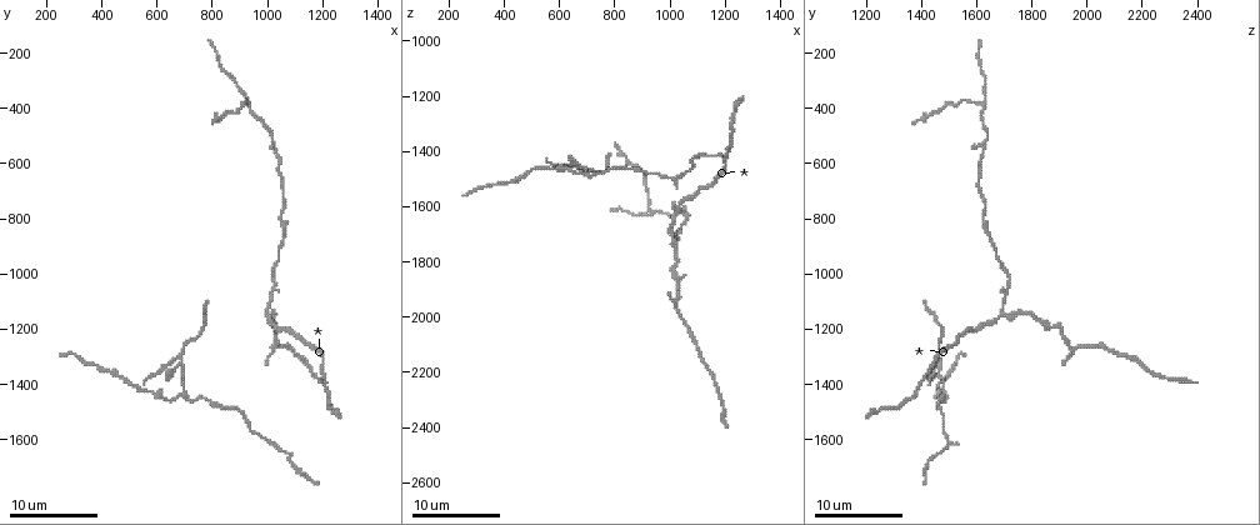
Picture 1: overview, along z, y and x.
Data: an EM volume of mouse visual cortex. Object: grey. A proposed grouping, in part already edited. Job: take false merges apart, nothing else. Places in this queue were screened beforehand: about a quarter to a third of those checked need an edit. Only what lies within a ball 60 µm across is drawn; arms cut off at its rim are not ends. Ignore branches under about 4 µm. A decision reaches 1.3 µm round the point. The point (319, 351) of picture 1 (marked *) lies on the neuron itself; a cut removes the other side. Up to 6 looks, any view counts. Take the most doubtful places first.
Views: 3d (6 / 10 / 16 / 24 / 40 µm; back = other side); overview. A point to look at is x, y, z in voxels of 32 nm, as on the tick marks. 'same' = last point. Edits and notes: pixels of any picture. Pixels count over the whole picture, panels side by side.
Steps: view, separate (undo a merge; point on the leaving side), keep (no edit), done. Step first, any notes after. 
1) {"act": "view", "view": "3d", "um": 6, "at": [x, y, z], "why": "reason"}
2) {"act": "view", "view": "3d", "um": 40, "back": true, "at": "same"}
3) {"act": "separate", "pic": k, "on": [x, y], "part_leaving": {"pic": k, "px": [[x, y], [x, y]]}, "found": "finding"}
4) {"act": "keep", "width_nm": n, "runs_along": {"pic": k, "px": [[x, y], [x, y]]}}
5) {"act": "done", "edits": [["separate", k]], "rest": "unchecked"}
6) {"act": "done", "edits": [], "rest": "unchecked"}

{"act": "view", "view": "3d", "um": 10, "at": [690, 1440, 1480], "why": "three-way junction"}

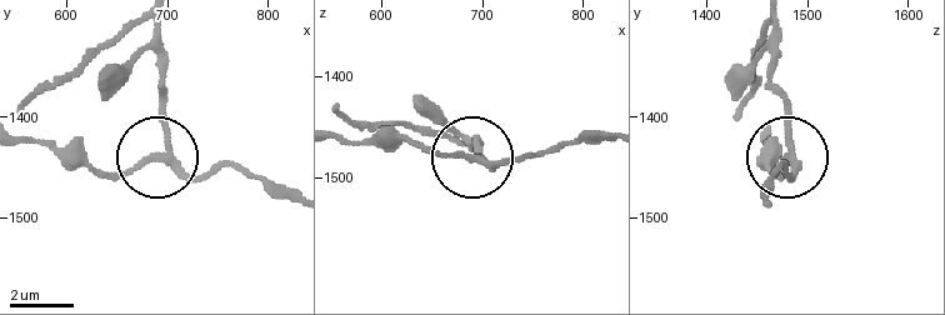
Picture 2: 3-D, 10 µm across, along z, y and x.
{"act": "separate", "pic": 2, "on": [159, 109], "arms": 3, "part_leaving": {"pic": 2, "px": [[173, 149], [158, 70], [158, 21]]}, "found": "a second neuron is stuck on"}

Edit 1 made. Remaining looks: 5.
{"act": "view", "view": "overview"}

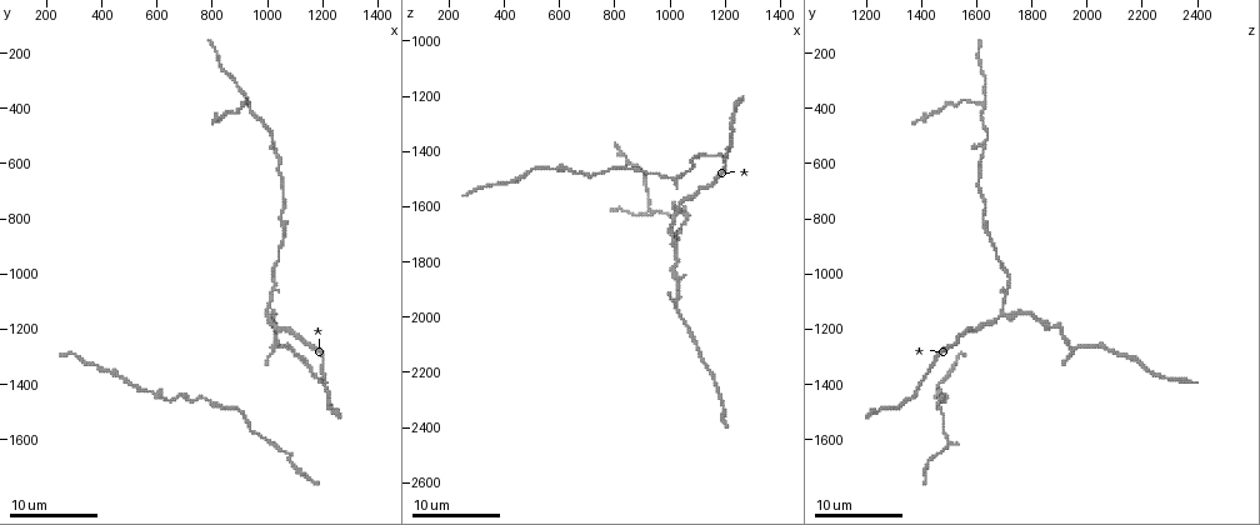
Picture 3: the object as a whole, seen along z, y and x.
{"act": "view", "view": "3d", "um": 10, "at": [990, 1150, 1690], "why": "a fork"}

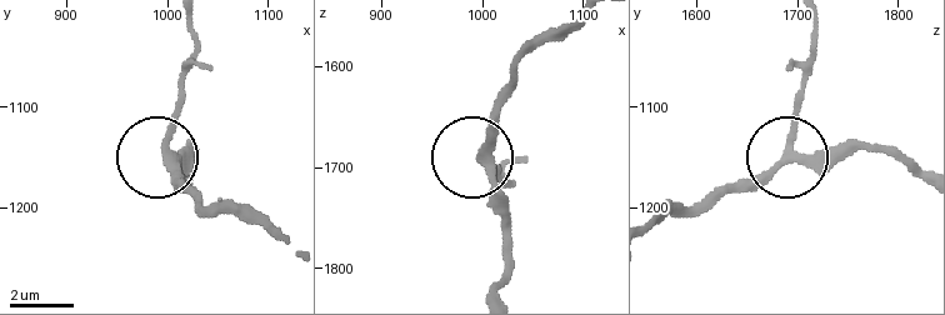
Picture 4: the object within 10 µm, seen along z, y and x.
{"act": "view", "view": "3d", "um": 6, "at": [998, 1140, 1694], "why": "zoom in"}

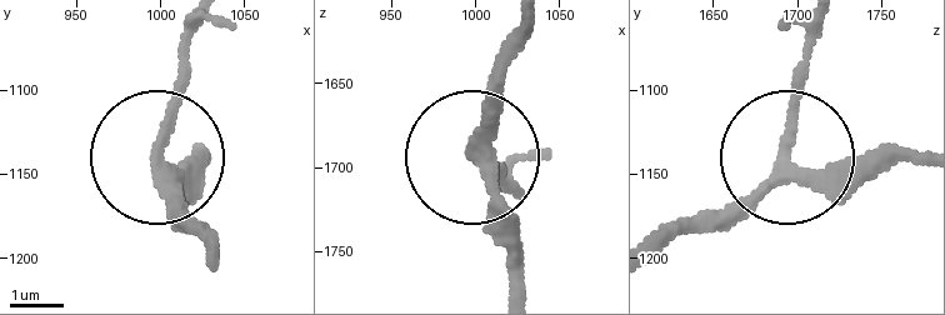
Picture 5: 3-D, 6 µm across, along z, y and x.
{"act": "keep", "width_nm": 230, "runs_along": {"pic": 5, "px": [[656, 243], [723, 216], [790, 163], [911, 168]]}, "found": "all the same neuron"}

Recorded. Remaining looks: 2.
{"act": "view", "view": "3d", "um": 10, "at": [1020, 500, 1640], "why": "calibre changes"}

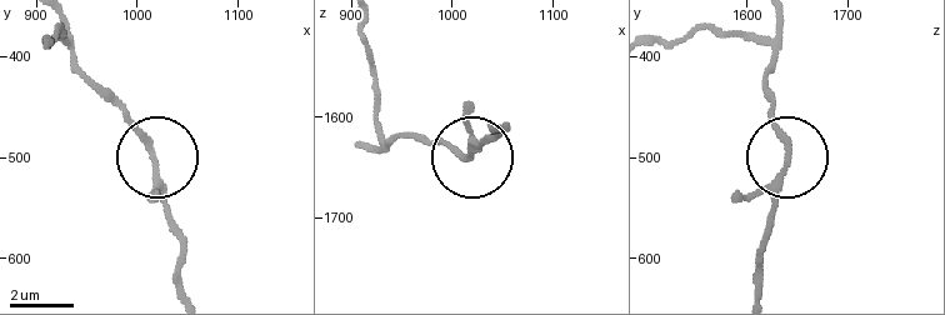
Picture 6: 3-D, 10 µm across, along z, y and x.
{"act": "view", "view": "3d", "um": 10, "back": true, "at": [1016, 500, 1640]}

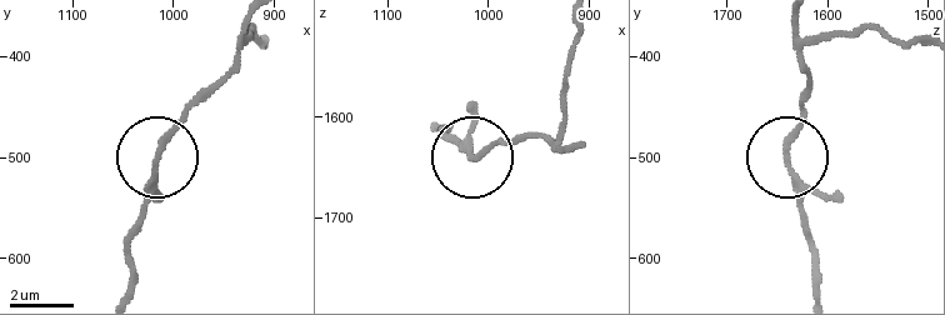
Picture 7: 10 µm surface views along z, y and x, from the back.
{"act": "keep", "found": "all the same neuron"}

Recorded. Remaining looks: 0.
{"act": "done", "edits": [["separate", 2]], "rest": "unchecked"}

